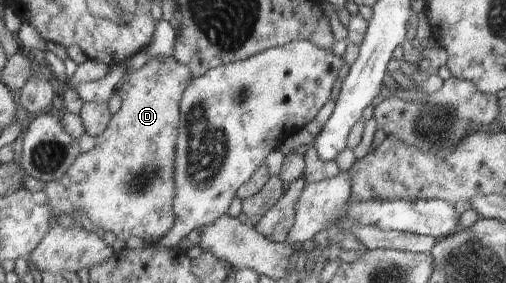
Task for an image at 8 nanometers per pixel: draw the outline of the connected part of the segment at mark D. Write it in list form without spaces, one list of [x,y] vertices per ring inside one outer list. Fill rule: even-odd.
[[[155,55],[130,77],[130,80],[117,87],[121,107],[111,115],[108,127],[97,137],[95,147],[87,153],[80,153],[59,180],[45,184],[43,192],[47,195],[52,226],[58,224],[55,218],[59,212],[70,216],[74,210],[80,210],[82,216],[91,219],[94,230],[109,230],[125,242],[131,236],[143,238],[147,242],[153,238],[157,242],[172,227],[174,148],[180,119],[180,102],[193,76],[189,67],[177,62],[172,56]]]

